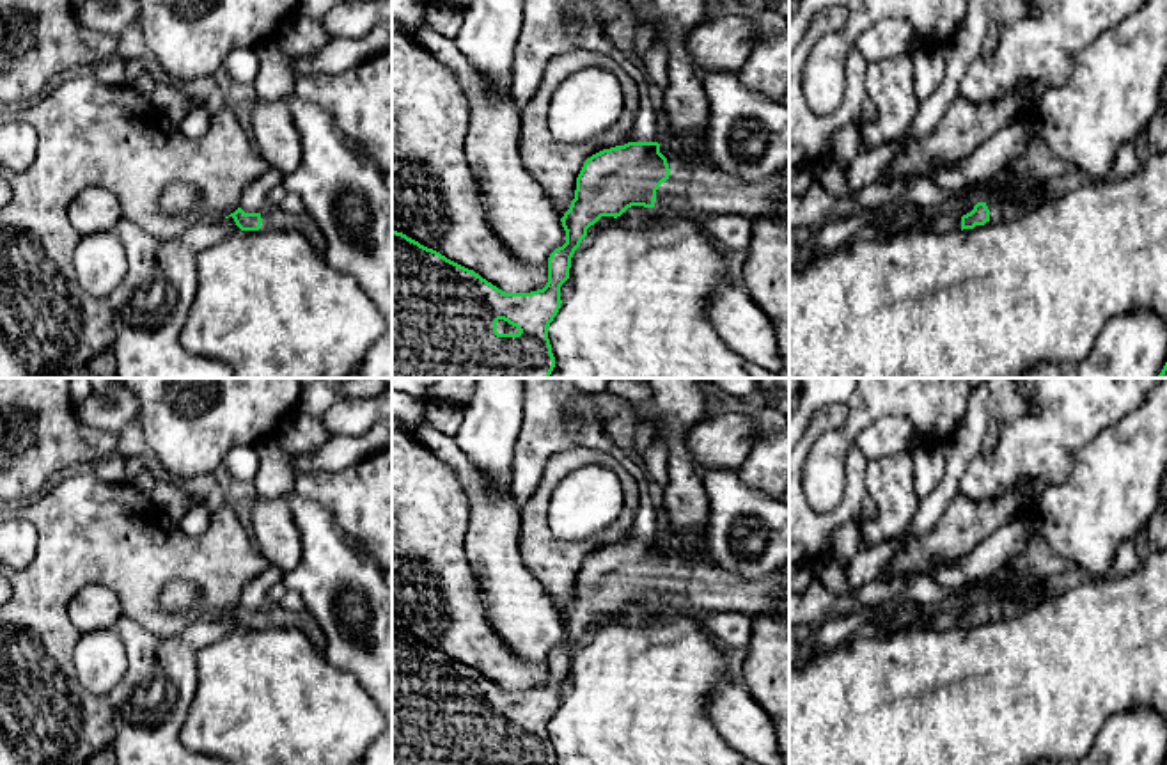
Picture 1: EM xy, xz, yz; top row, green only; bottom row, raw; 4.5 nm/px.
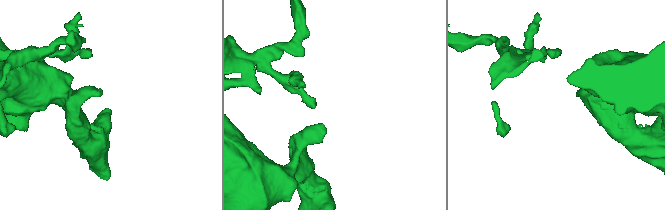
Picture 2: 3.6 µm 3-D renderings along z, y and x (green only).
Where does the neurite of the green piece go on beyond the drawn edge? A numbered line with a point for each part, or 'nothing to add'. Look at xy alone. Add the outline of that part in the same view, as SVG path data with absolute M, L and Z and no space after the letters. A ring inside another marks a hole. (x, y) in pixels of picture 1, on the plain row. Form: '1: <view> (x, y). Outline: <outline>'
1: xy (275, 618). Outline: M277 605L270 611L261 611L261 616L262 616L262 621L261 621L262 628L298 628L312 641L312 644L319 651L325 651L326 639L317 621L314 619L314 616L309 614L307 611L291 612Z

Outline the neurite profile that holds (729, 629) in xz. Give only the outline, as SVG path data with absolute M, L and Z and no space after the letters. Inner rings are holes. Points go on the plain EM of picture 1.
M704 612L701 623L722 648L748 646L754 618L741 612Z

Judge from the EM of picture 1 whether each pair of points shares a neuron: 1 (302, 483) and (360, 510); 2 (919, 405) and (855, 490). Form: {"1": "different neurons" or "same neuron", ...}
{"1": "same neuron", "2": "different neurons"}

